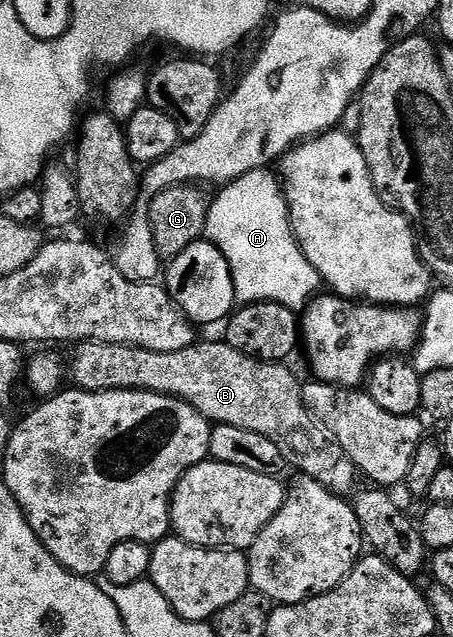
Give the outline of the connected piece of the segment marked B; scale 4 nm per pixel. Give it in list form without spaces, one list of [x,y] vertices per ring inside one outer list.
[[[223,340],[204,341],[191,345],[186,351],[159,353],[149,349],[139,349],[133,345],[111,345],[86,341],[75,346],[76,354],[70,361],[70,377],[75,388],[85,389],[88,393],[109,393],[115,389],[130,389],[137,393],[161,393],[163,397],[178,397],[190,407],[194,407],[210,423],[242,427],[246,431],[254,431],[258,435],[266,435],[274,443],[278,443],[278,451],[288,461],[289,466],[297,474],[322,483],[332,493],[347,494],[347,489],[358,478],[356,464],[342,451],[342,443],[330,435],[327,427],[320,422],[306,407],[302,381],[299,381],[284,363],[259,361],[256,357],[242,355],[234,347]]]

